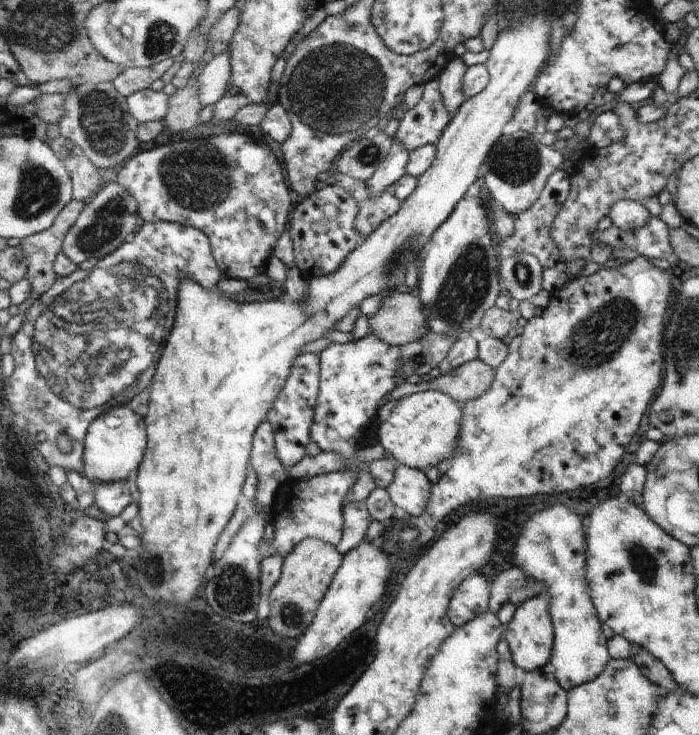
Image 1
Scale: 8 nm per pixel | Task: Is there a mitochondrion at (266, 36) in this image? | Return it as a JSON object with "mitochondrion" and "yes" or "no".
{"mitochondrion":"no"}

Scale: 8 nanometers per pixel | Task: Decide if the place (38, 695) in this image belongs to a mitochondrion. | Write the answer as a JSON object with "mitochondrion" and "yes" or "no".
{"mitochondrion":"no"}

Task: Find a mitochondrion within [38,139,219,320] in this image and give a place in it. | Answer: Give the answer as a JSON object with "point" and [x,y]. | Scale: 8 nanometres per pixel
{"point":[106,228]}

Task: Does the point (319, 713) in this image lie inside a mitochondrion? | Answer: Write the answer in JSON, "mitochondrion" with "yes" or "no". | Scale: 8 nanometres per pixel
{"mitochondrion":"no"}

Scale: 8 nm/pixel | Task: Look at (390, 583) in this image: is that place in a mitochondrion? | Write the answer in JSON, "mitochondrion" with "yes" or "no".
{"mitochondrion":"no"}

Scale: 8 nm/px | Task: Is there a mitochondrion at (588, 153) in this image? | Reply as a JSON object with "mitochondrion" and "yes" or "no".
{"mitochondrion":"no"}

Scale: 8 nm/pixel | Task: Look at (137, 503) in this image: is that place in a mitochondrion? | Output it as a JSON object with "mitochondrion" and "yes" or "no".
{"mitochondrion":"no"}

